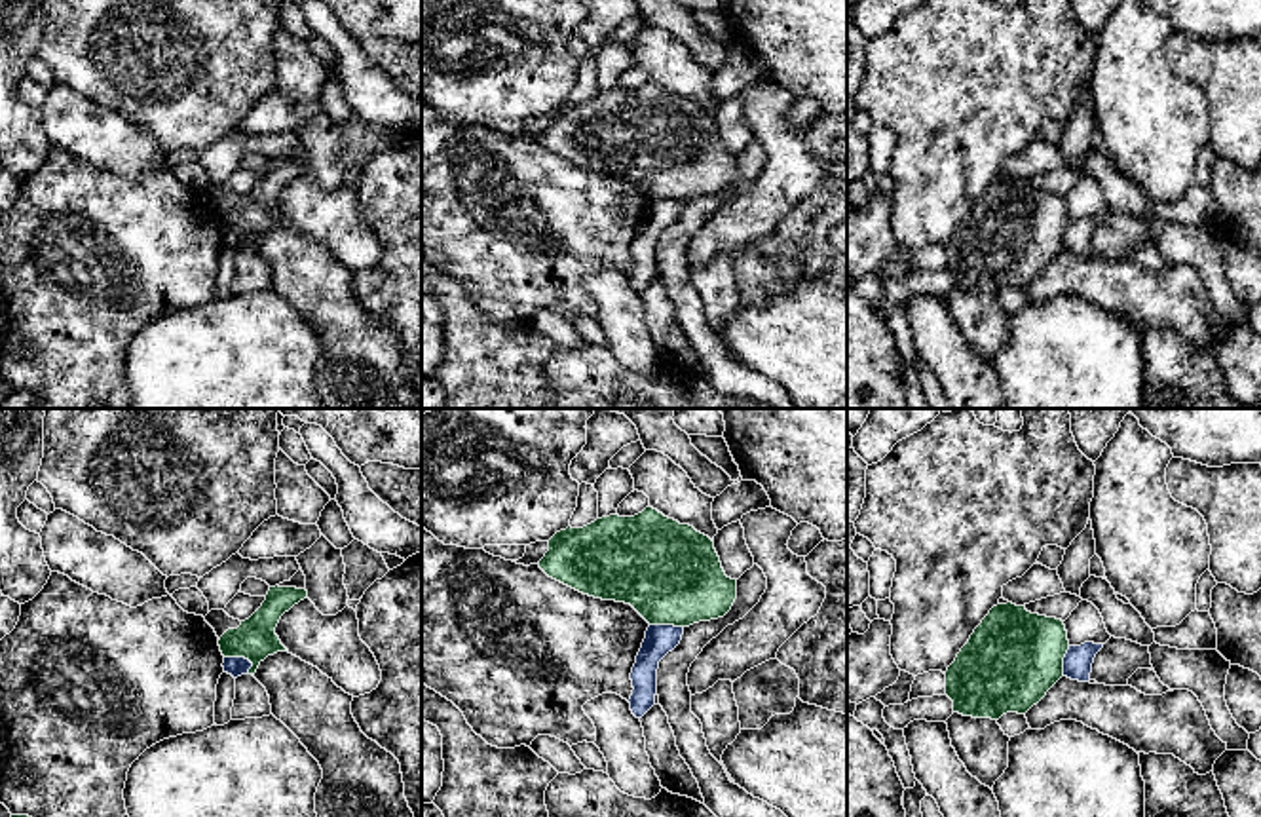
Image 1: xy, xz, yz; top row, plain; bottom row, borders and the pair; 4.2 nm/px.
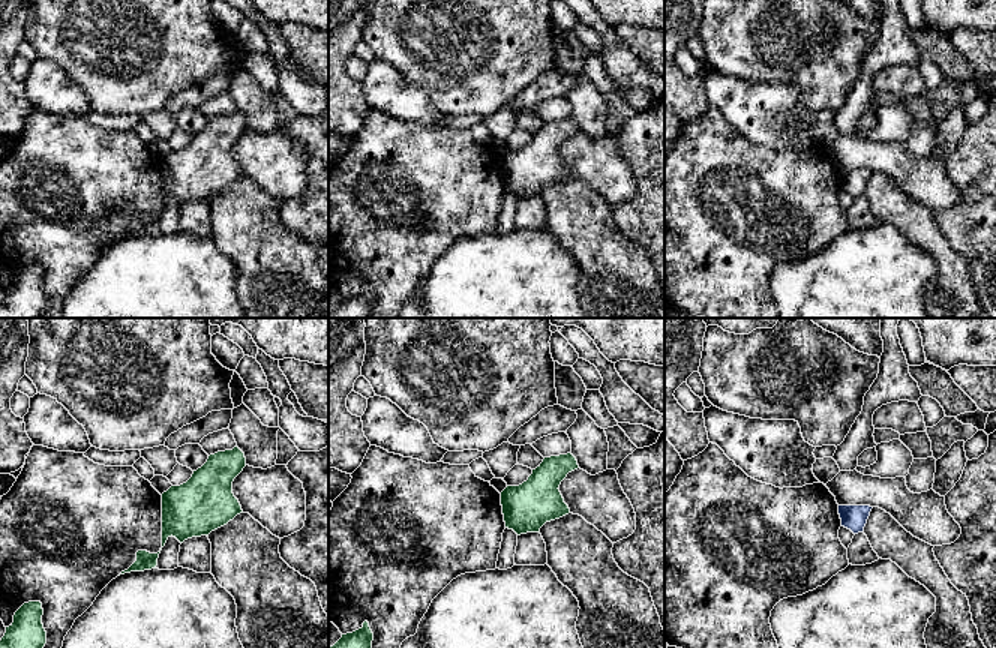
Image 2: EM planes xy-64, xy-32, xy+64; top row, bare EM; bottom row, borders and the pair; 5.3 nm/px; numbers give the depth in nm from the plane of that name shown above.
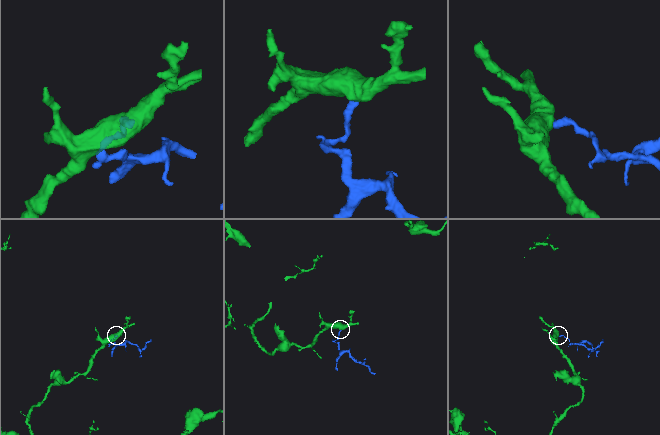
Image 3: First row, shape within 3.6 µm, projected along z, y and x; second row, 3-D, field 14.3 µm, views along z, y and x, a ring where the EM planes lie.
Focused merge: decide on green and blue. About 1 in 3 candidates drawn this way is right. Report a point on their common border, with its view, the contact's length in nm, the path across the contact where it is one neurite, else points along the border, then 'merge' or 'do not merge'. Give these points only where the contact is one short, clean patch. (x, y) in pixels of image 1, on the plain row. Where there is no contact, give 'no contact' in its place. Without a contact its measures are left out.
contact xy (240, 230); length 130 nm; border xy (225, 230), (244, 230), (253, 240); do not merge

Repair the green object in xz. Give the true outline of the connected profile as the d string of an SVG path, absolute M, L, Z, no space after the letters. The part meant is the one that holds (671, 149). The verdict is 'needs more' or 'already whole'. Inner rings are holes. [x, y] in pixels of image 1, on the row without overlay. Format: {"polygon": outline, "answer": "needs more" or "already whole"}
{"polygon": "M653 82L556 106L539 142L583 169L630 179L649 200L718 194L737 173L714 116Z", "answer": "already whole"}

